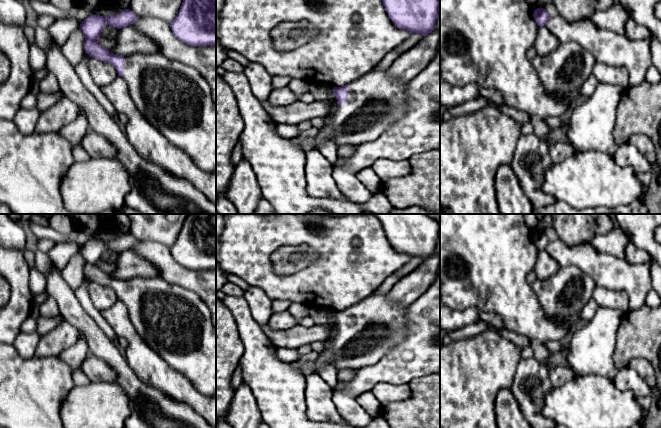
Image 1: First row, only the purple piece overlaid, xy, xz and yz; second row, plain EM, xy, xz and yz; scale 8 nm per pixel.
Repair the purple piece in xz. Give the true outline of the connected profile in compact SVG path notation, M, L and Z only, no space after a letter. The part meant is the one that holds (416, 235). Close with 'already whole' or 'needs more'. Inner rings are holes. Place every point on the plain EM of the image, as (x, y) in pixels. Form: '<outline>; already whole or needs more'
M372 214L381 222L385 234L393 248L411 258L421 257L423 261L431 257L439 240L439 225L427 214Z; already whole

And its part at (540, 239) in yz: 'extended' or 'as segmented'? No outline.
as segmented

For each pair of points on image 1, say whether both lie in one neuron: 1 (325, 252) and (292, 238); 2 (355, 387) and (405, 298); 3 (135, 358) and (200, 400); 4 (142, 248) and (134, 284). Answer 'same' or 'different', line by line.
1: same
2: different
3: same
4: different

